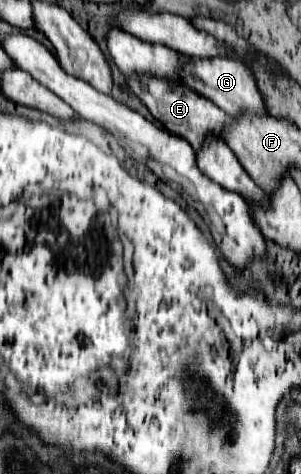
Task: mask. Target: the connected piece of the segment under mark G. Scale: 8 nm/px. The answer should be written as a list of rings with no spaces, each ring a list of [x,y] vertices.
[[[190,58],[186,64],[186,70],[184,70],[184,78],[192,90],[196,90],[200,96],[212,100],[218,108],[222,108],[230,116],[234,116],[234,112],[242,112],[242,108],[250,108],[250,112],[254,112],[254,108],[266,108],[266,104],[262,100],[262,92],[258,90],[252,70],[248,70],[238,60],[230,60],[230,58],[196,60],[196,58]]]

